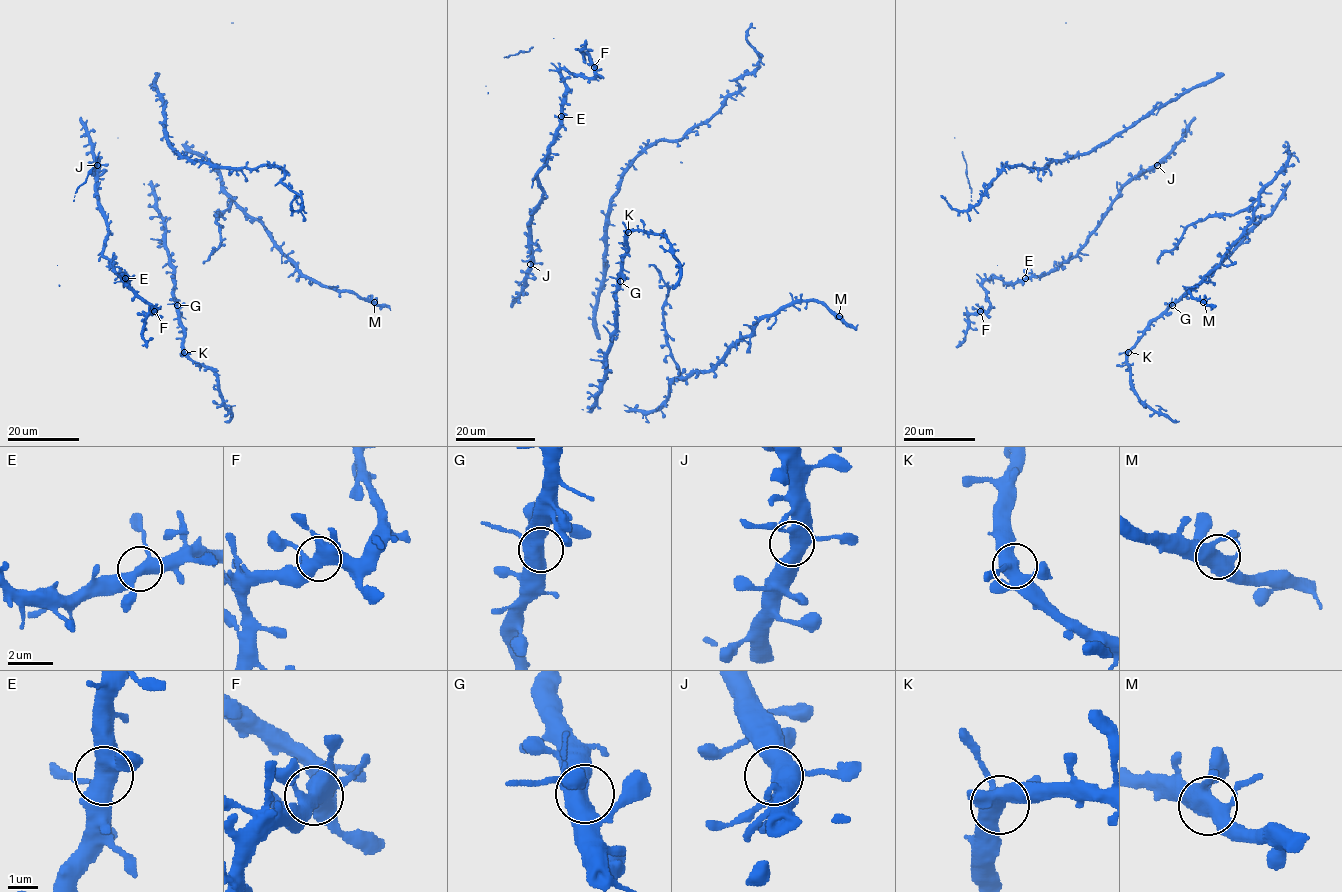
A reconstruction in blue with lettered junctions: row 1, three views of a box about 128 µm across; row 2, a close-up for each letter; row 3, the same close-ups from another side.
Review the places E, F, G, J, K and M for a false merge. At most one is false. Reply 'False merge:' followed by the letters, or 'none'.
False merge: none

